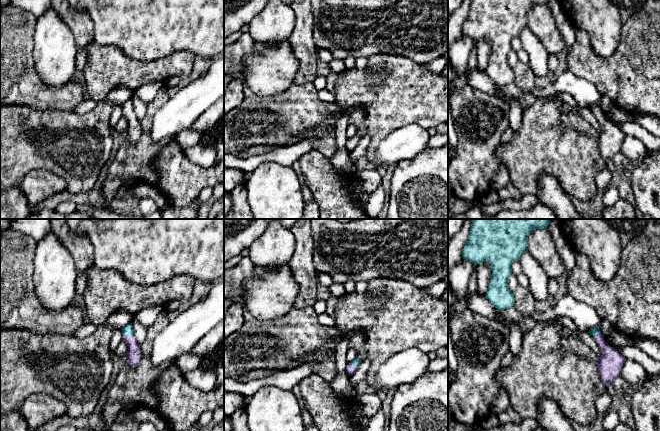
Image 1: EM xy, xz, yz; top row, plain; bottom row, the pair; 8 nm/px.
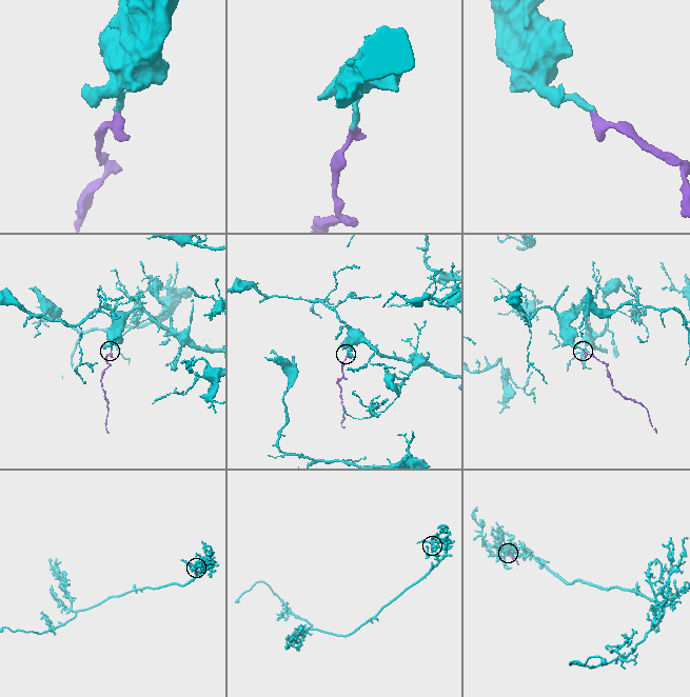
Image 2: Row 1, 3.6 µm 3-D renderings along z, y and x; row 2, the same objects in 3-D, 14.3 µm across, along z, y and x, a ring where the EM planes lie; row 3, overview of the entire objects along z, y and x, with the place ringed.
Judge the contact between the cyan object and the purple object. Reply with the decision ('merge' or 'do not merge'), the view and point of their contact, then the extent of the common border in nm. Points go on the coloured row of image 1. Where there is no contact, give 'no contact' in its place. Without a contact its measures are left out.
merge; contact xy (128, 335); length 90 nm

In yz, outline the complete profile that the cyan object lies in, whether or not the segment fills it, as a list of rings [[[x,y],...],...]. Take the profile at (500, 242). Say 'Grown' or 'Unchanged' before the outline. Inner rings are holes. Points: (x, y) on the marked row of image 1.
Unchanged. [[[471,219],[470,234],[462,250],[462,257],[474,265],[488,261],[492,276],[487,288],[486,298],[498,311],[514,306],[515,298],[508,287],[508,278],[512,274],[511,265],[519,261],[527,250],[527,237],[536,229],[547,229],[551,219]]]

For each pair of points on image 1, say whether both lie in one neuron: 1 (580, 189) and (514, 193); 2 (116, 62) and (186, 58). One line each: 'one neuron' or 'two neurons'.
1: two neurons
2: one neuron

